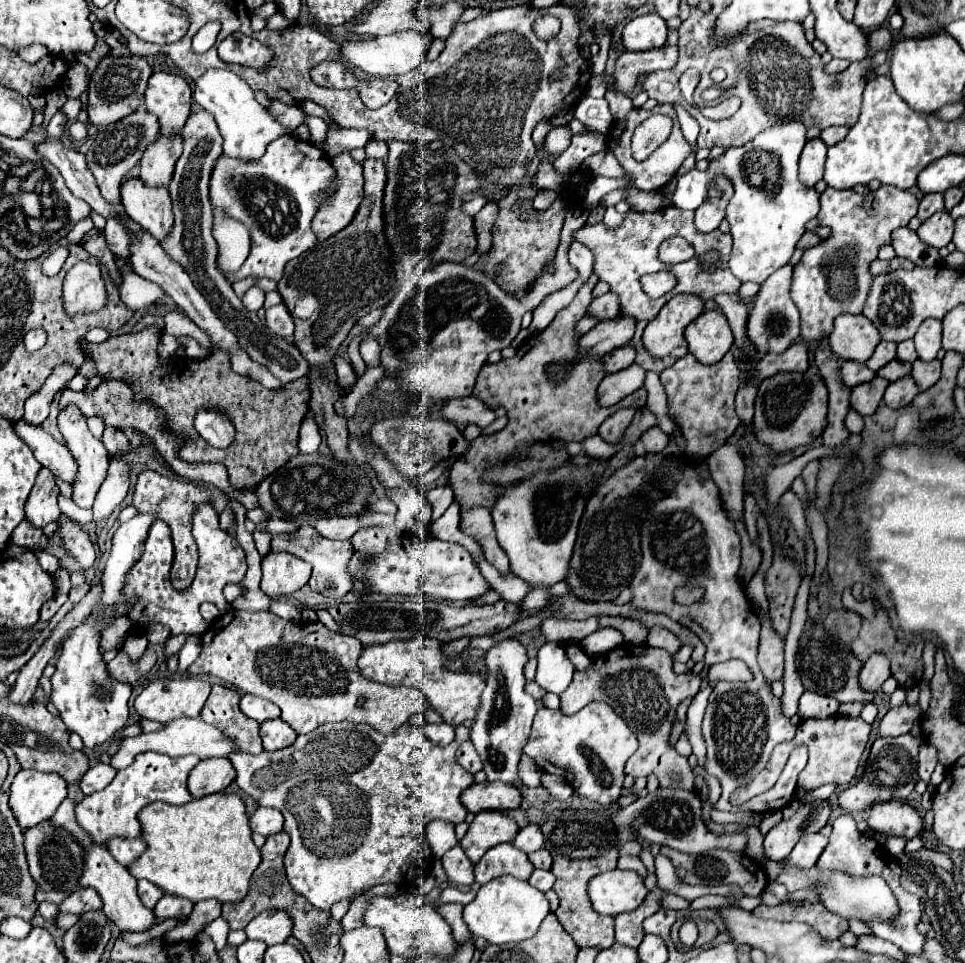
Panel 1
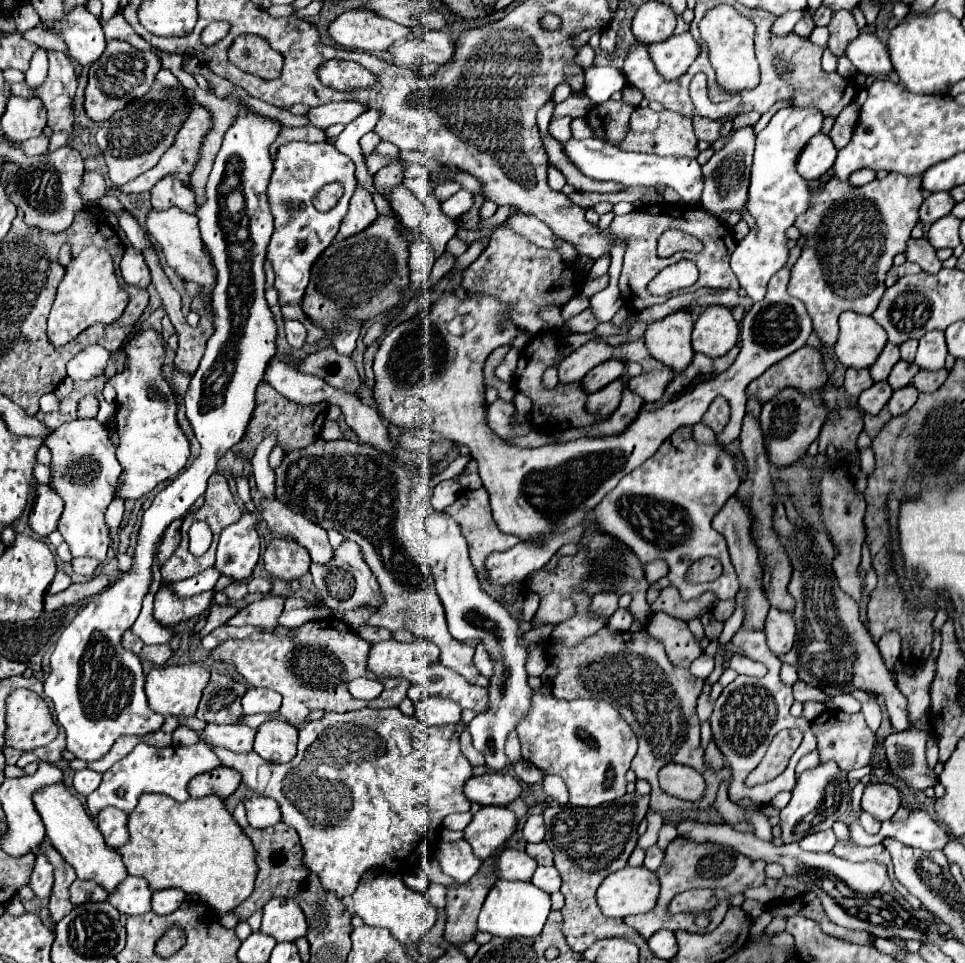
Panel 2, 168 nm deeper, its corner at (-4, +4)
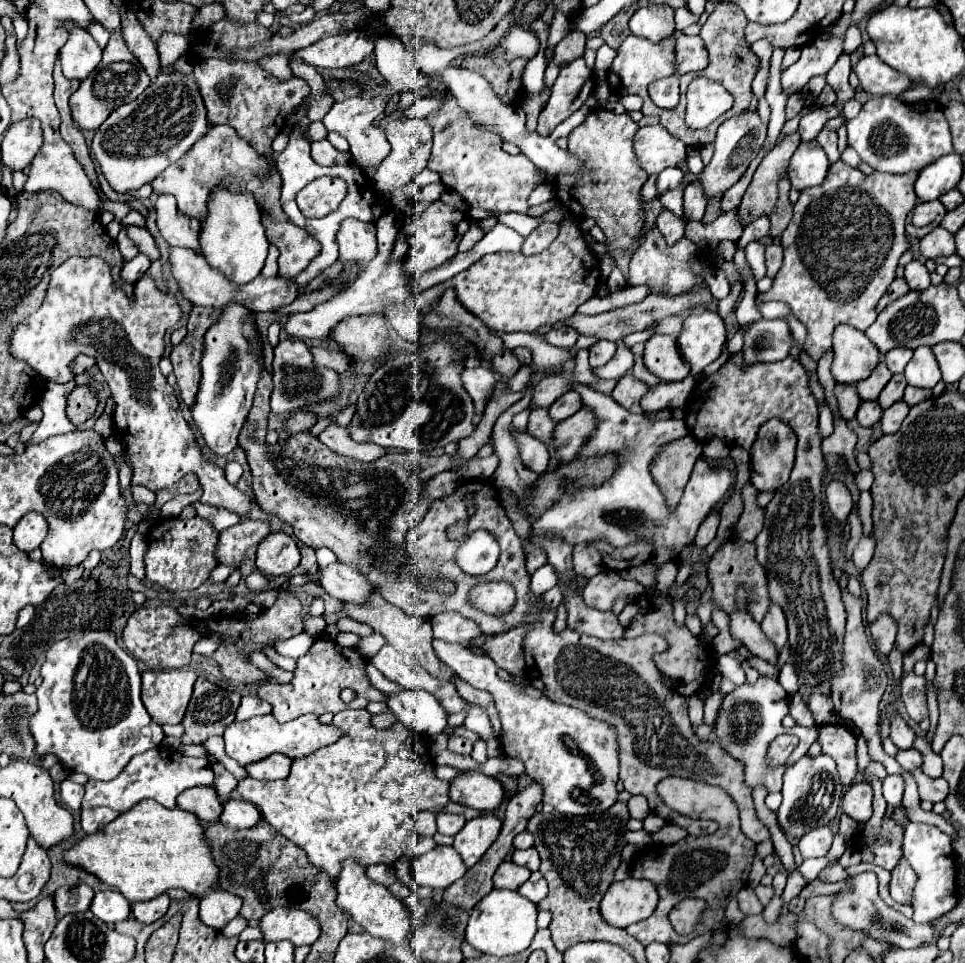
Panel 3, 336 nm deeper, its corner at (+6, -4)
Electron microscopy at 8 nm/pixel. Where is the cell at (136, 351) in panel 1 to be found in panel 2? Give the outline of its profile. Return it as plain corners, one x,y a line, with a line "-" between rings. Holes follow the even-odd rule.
260,382
256,388
256,408
252,412
252,418
246,428
244,436
244,446
234,446
232,452
244,460
252,460
258,444
266,436
276,436
276,444
284,448
284,452
294,452
298,448
306,448
316,440
322,432
322,424
326,420
326,410
328,404
308,404
308,406
298,406
280,396
268,382

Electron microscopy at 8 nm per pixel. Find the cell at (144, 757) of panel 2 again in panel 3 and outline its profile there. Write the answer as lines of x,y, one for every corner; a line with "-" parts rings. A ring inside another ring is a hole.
156,746
144,754
133,756
130,764
126,766
126,770
116,780
110,780
110,782
88,780
84,784
86,794
84,794
82,808
108,806
112,810
126,812
132,806
136,806
140,800
146,800
146,798
152,798
152,800
164,804
166,808
174,808
176,796
180,792
184,792
186,788
192,788
192,786
212,786
212,780
214,780
214,772
206,760
190,758
190,756
180,754
178,750
168,750
164,746

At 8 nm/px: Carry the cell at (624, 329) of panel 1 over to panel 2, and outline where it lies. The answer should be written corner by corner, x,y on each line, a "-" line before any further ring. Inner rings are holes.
592,338
586,344
582,344
578,350
574,350
570,356
566,356
560,362
558,378
560,382
576,382
582,380
596,364
602,364
612,358
614,346
604,342
602,338

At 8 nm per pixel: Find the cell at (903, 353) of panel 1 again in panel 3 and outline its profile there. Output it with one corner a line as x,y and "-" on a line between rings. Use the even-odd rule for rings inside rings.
892,348
890,352
884,354
884,362
892,374
900,374
900,372
904,372
912,354
914,354
914,350
910,350
910,348

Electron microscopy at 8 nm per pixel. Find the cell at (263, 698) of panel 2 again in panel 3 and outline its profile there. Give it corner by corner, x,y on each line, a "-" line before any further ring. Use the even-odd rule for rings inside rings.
242,696
242,704
236,712
236,720
250,720
254,716
262,716
262,714
270,714
272,706
264,700
260,700
258,696

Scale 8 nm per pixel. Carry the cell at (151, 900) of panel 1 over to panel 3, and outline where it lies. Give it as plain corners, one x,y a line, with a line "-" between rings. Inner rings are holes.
106,890
94,894
90,912
94,912
94,916
104,920
108,926
114,926
116,922
122,922
130,916
130,902
120,892

